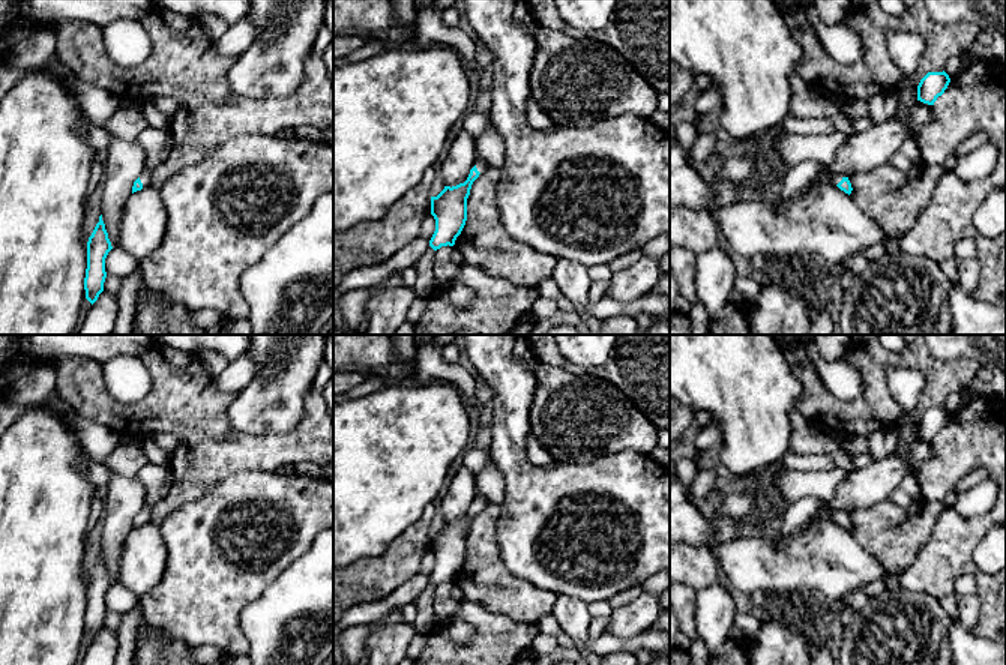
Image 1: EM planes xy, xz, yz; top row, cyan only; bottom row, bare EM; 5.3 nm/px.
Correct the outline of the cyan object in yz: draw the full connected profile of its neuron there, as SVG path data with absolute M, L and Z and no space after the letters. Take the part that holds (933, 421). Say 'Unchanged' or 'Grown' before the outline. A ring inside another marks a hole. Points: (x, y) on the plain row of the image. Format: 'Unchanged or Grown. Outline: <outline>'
Unchanged. Outline: M928 408L917 422L917 437L934 441L938 432L944 429L950 419L949 411L943 408Z

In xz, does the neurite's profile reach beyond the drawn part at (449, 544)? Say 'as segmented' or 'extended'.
extended

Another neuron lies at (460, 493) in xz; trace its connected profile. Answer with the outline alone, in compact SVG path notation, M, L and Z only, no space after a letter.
M462 467L446 485L438 498L438 507L446 522L464 519L470 506L476 501L476 476Z

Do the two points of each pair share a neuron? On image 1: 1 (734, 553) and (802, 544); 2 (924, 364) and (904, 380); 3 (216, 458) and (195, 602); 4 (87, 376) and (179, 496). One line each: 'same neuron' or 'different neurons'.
1: same neuron
2: different neurons
3: different neurons
4: same neuron

